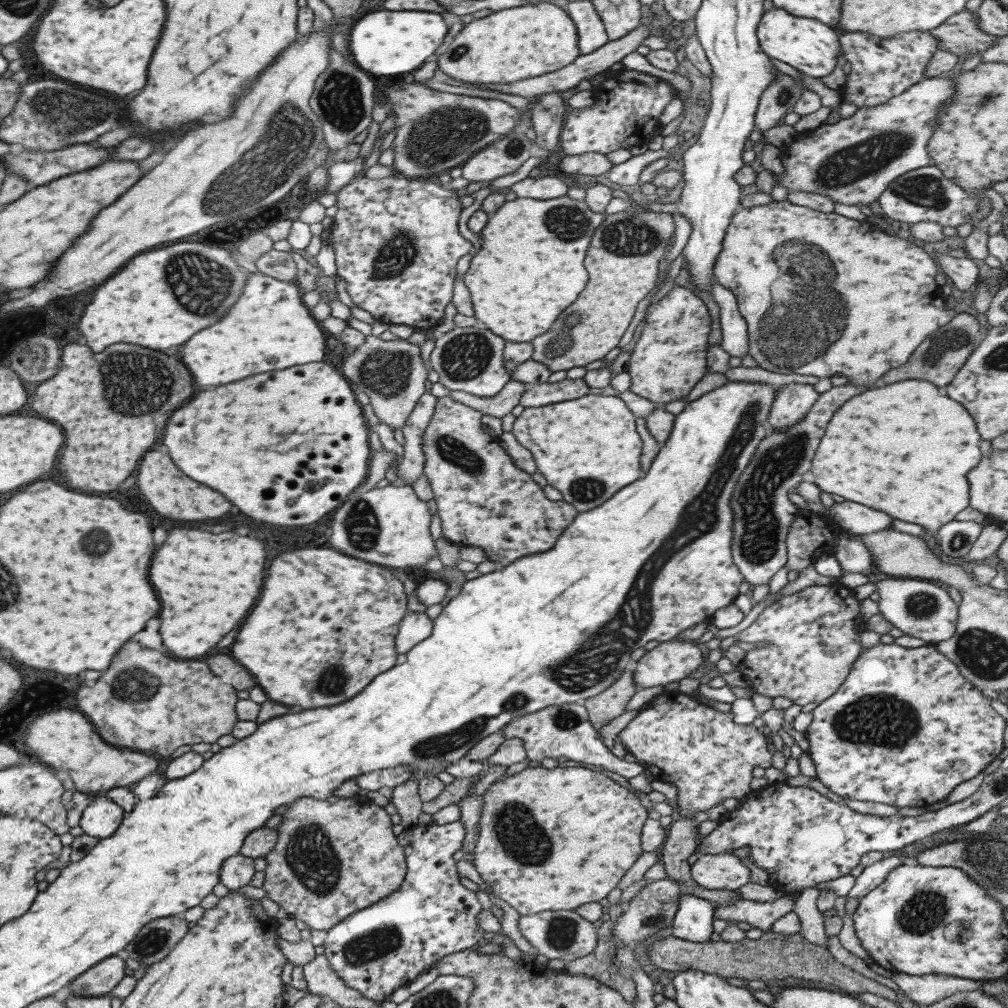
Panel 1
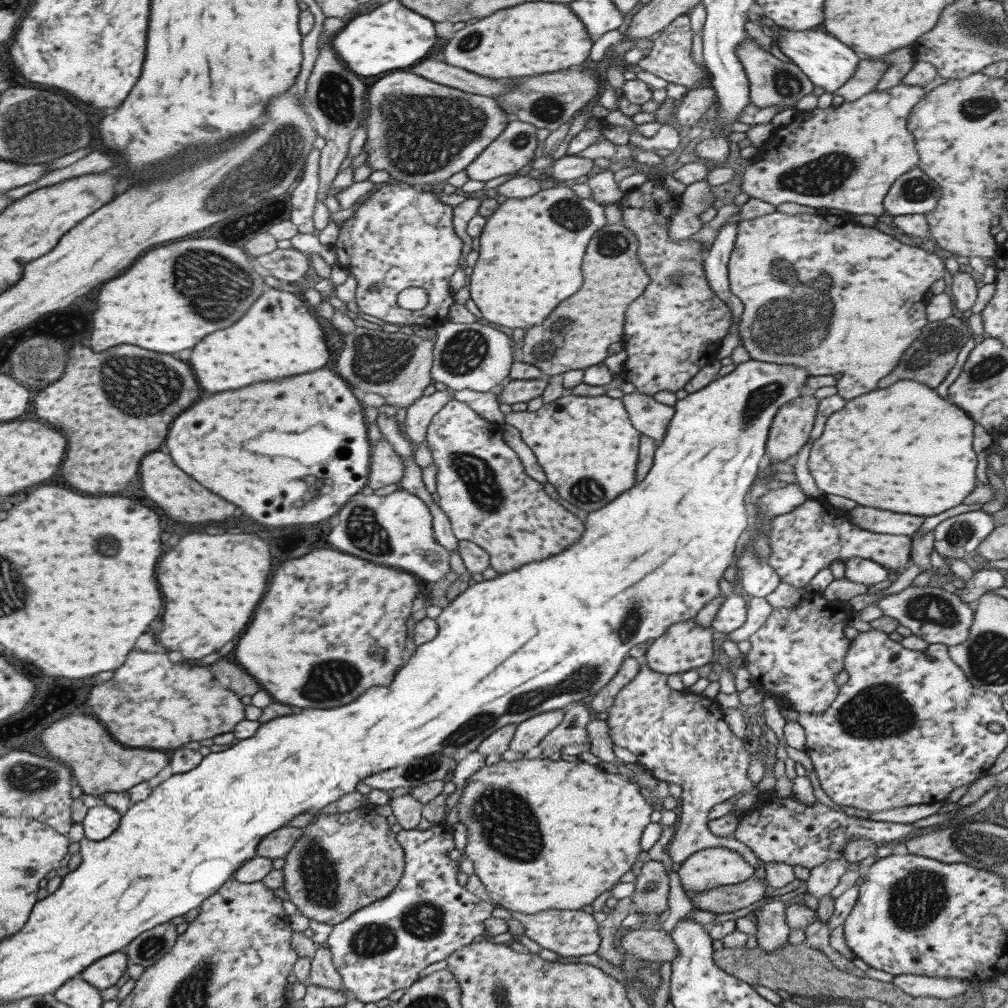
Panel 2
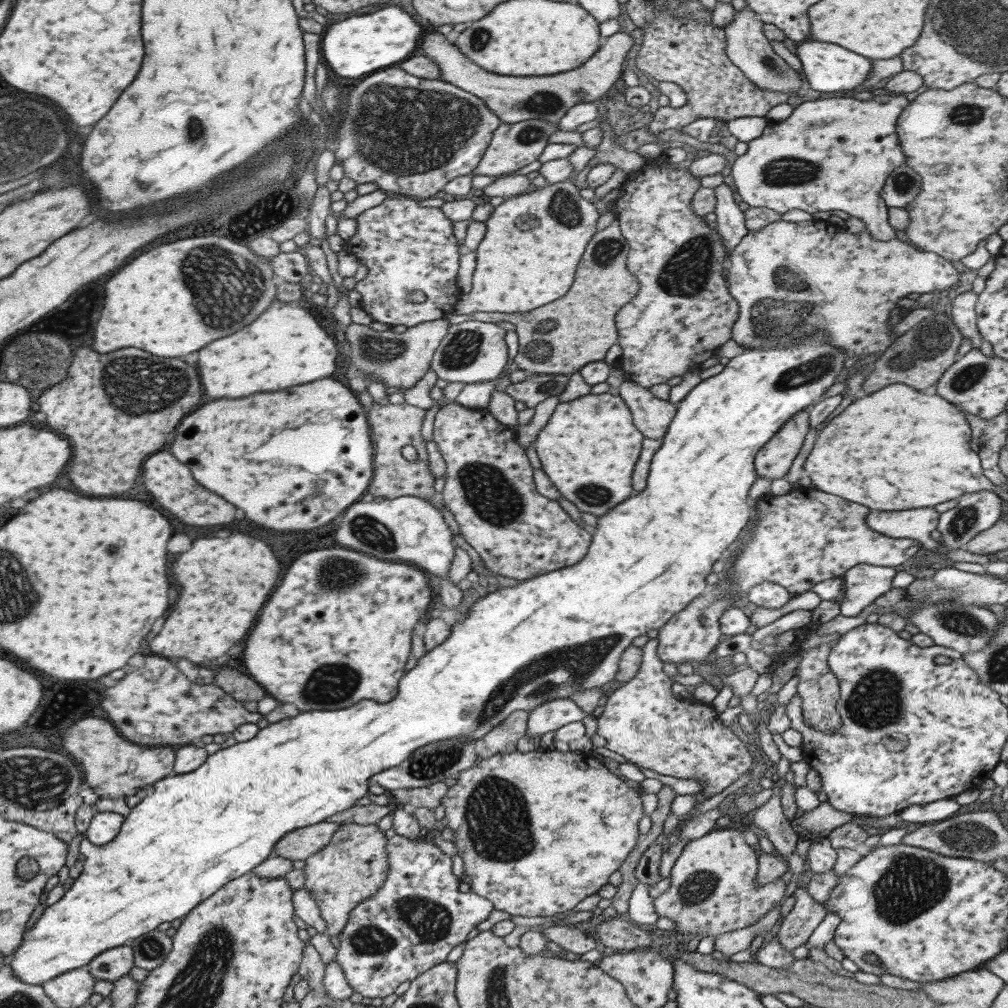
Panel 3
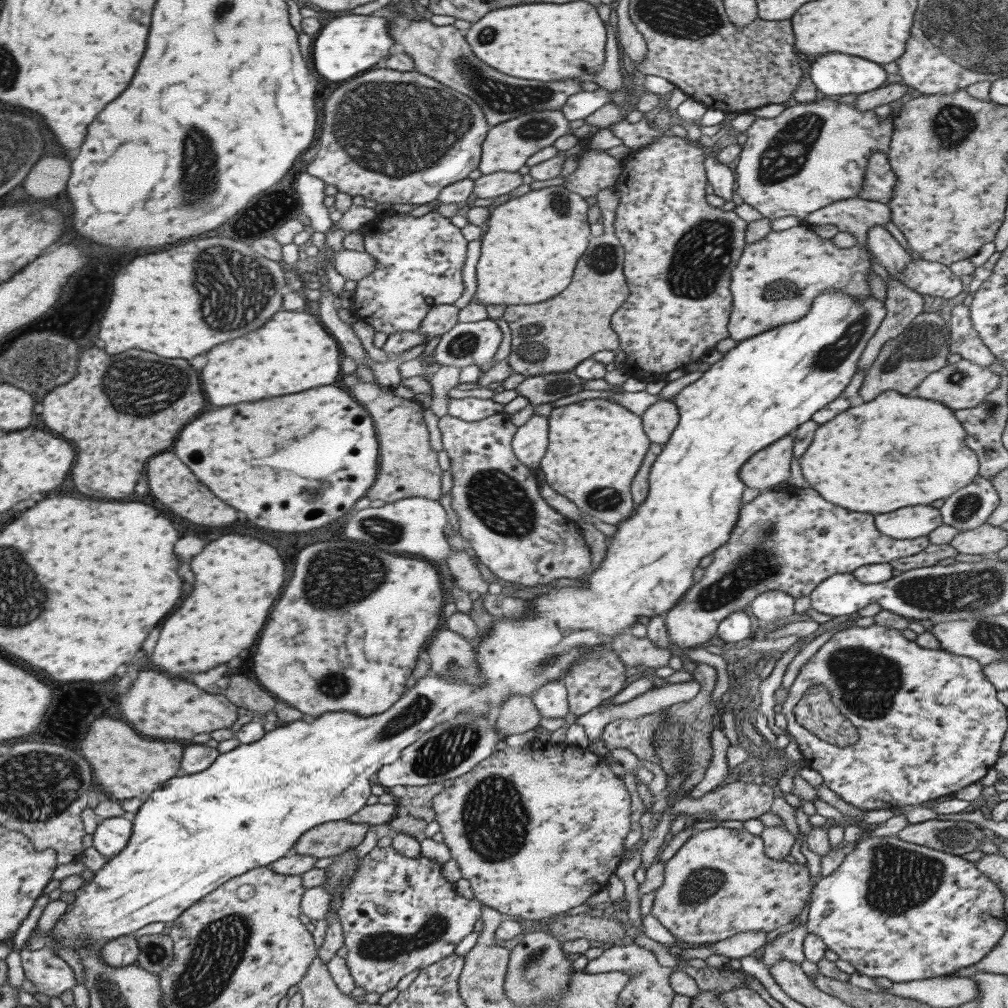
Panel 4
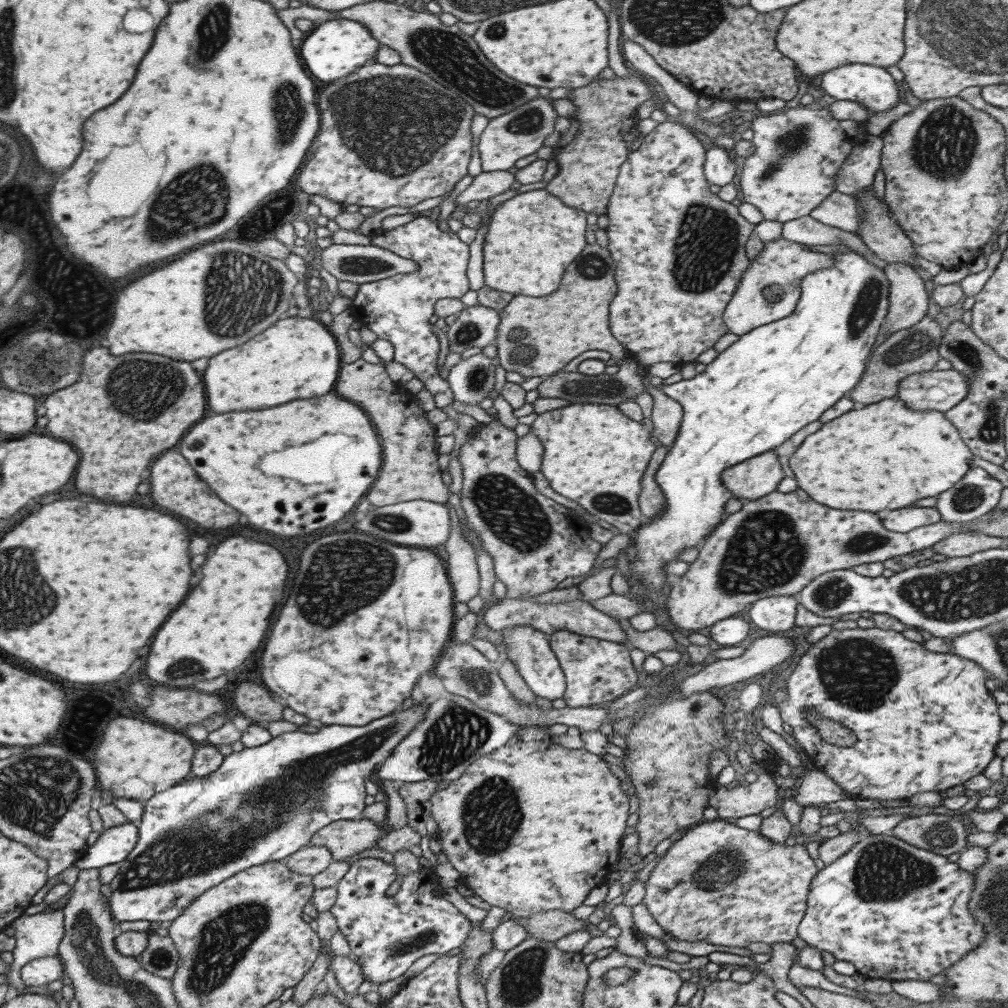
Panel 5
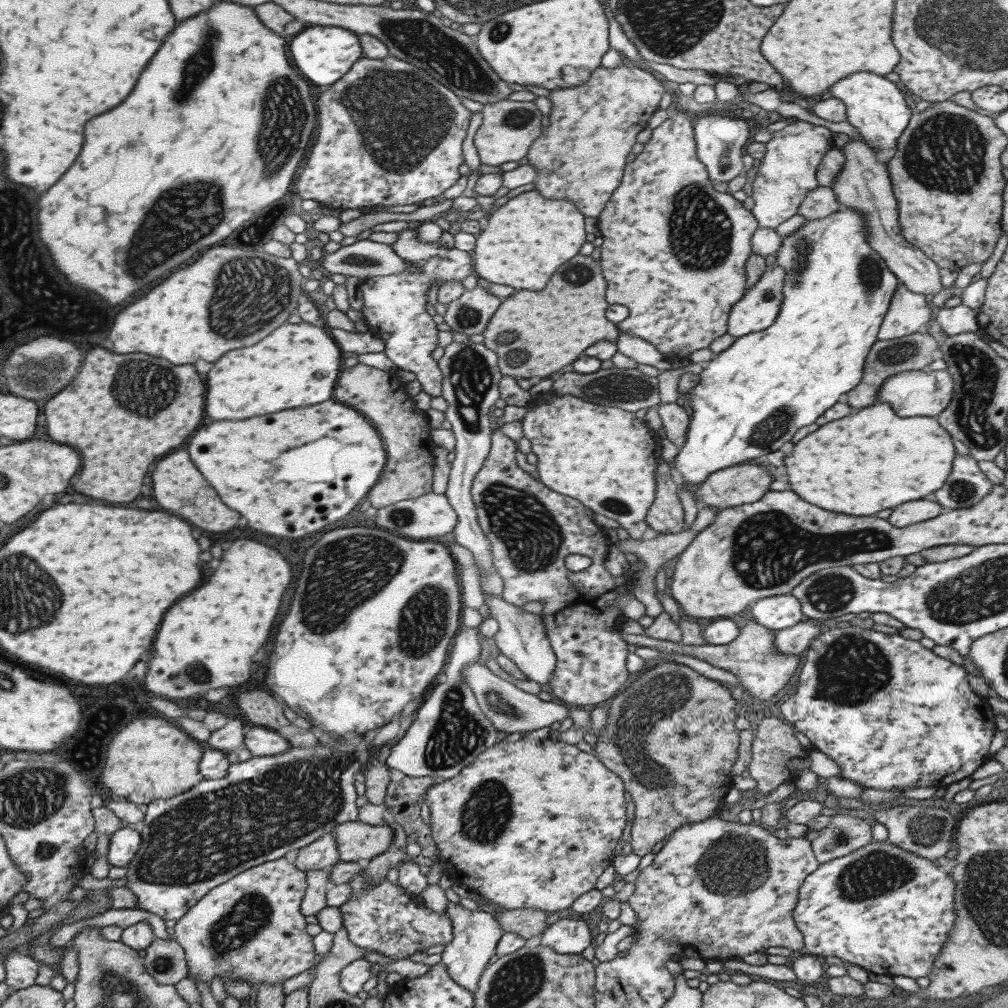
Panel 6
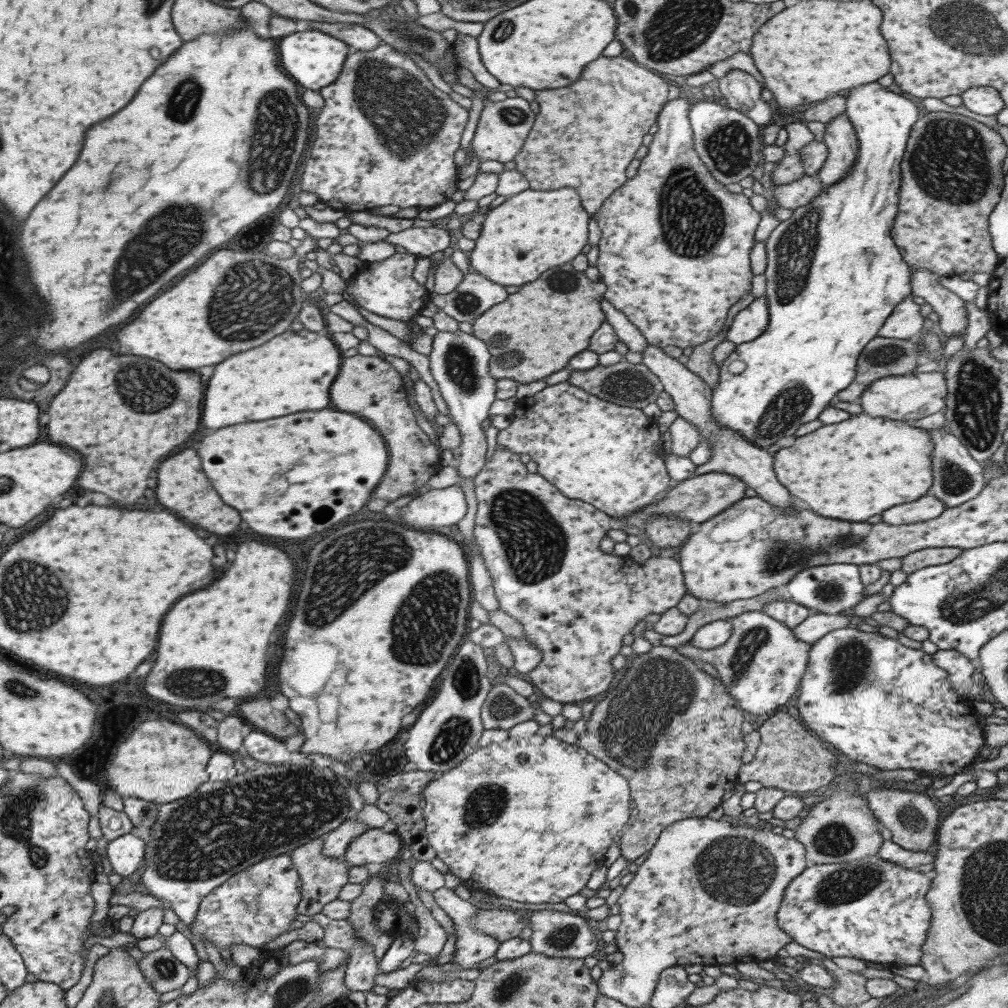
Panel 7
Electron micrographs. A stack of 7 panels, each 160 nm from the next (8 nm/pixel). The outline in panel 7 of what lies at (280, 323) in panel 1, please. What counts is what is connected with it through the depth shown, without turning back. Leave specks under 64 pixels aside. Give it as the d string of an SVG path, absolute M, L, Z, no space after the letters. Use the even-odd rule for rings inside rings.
M307 330L283 332L273 336L267 344L229 356L215 366L213 376L207 380L201 424L217 430L303 410L321 410L329 404L329 386L340 368L341 359L341 351L328 333Z

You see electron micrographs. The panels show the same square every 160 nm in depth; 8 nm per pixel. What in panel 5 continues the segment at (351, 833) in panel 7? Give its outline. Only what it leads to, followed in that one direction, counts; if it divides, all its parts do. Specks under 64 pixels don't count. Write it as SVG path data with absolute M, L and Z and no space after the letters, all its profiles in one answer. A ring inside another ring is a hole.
M305 846L287 857L285 861L283 863L291 872L312 878L325 870L334 859L327 848Z

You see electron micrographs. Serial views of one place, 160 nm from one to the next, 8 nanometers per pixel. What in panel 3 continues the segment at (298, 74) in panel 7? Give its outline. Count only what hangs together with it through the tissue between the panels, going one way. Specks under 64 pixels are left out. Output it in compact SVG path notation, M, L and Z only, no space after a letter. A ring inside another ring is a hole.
M389 5L373 14L339 20L323 32L325 34L321 38L320 56L327 68L341 78L359 78L363 74L409 58L417 53L415 46L423 34L419 24L413 22L411 16L397 5Z

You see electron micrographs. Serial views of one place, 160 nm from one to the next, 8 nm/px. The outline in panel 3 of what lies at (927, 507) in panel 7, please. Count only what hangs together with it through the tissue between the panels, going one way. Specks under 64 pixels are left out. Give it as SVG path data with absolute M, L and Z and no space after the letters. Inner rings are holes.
M933 507L899 512L868 511L865 524L883 536L915 540L928 551L937 551L941 547L929 537L929 532L936 529L939 515Z

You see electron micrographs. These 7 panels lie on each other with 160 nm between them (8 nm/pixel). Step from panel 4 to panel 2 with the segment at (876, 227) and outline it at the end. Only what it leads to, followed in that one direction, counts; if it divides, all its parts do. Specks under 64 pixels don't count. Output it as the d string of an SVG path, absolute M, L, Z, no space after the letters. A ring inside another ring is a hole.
M898 84L884 91L871 91L857 100L843 102L837 107L822 110L815 107L796 114L789 124L779 126L770 140L758 147L758 155L741 172L740 192L774 207L783 202L817 208L836 208L857 217L868 215L881 218L885 212L883 197L891 183L919 162L913 135L906 128L908 114L926 92L921 85Z

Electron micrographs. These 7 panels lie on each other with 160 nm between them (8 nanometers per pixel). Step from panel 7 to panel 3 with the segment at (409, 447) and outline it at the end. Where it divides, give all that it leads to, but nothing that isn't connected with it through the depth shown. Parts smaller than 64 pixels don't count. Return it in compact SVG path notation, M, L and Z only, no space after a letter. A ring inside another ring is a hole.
M371 404L366 413L372 443L372 477L367 485L366 493L372 497L393 499L399 496L415 496L422 500L436 498L433 490L433 477L427 467L425 441L421 438L421 426L426 410L415 408L411 404ZM403 446L413 446L417 459L407 461L401 455Z

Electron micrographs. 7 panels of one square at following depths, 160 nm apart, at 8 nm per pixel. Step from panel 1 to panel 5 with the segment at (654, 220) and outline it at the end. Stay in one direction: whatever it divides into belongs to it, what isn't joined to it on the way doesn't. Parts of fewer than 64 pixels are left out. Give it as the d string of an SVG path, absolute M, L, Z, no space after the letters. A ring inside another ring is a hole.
M586 244L581 254L565 268L555 292L541 298L514 296L498 312L494 338L496 361L506 372L517 372L524 379L549 377L564 369L585 350L609 352L610 359L628 360L626 348L609 334L607 304L617 290L613 282L613 260L606 247Z

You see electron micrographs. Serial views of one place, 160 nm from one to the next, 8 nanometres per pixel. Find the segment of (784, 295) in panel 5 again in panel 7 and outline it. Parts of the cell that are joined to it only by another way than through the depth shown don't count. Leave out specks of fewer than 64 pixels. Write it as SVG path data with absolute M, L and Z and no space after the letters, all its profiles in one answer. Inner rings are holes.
M758 297L735 314L725 333L725 339L734 345L748 343L765 330L767 323L768 308L765 297Z

